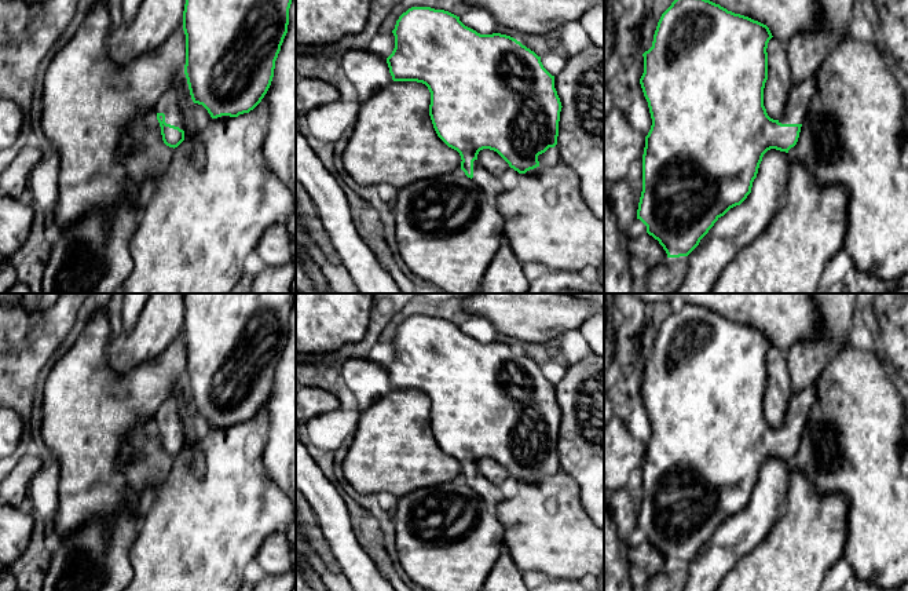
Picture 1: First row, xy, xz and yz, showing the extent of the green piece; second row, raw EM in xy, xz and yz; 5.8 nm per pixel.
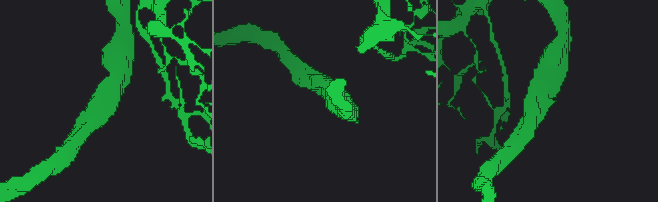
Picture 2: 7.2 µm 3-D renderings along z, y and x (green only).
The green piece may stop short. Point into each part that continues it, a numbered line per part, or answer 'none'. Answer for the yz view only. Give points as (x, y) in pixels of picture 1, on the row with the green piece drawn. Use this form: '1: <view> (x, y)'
1: yz (801, 95)

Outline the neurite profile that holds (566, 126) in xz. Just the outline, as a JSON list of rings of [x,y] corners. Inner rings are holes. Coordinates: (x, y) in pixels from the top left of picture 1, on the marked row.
[[[590,45],[568,56],[564,70],[554,77],[561,102],[557,145],[561,163],[575,171],[583,200],[604,219],[604,48]]]

